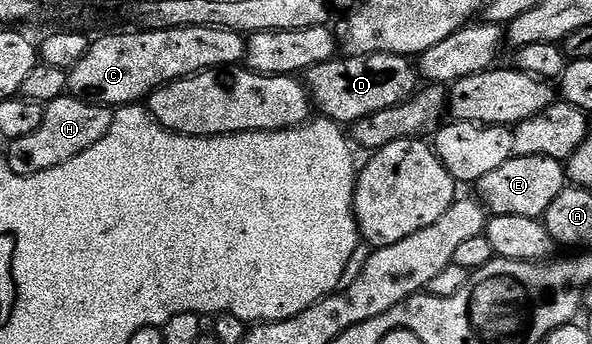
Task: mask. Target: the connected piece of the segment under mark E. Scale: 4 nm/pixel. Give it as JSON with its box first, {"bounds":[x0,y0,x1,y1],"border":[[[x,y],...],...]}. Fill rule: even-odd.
{"bounds":[477,155,568,220],"border":[[[516,155],[505,165],[485,173],[477,184],[477,198],[491,215],[516,215],[542,220],[543,214],[557,201],[557,197],[568,186],[567,172],[558,159],[549,157],[521,157]]]}

